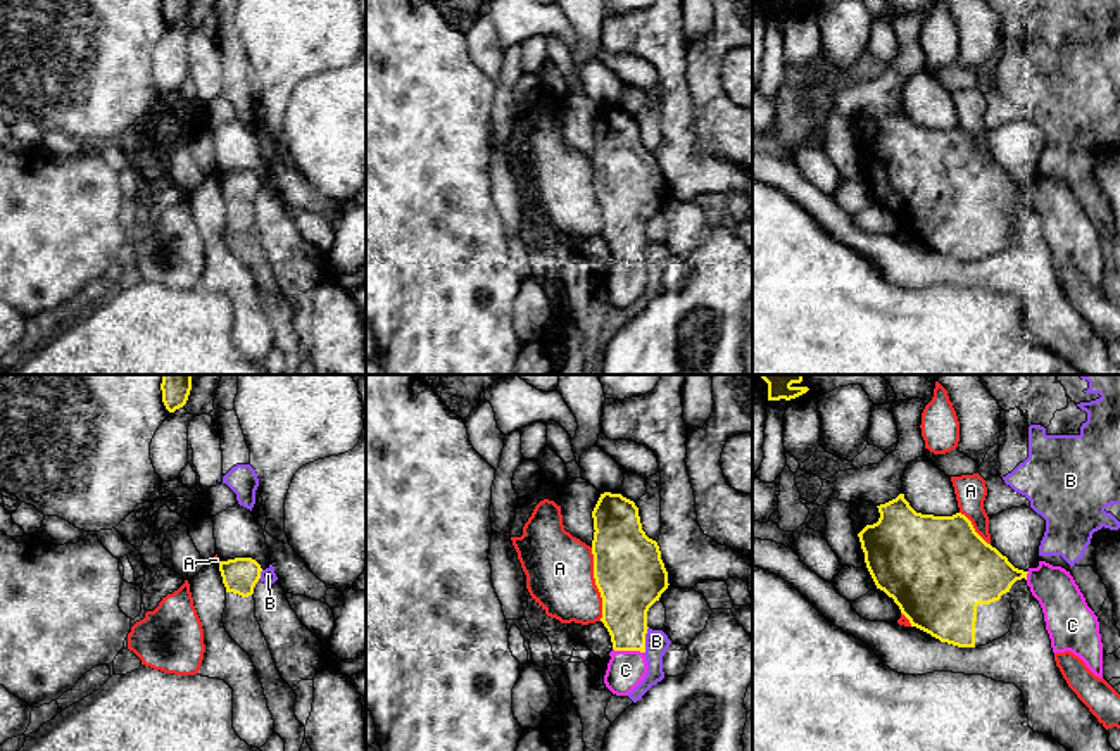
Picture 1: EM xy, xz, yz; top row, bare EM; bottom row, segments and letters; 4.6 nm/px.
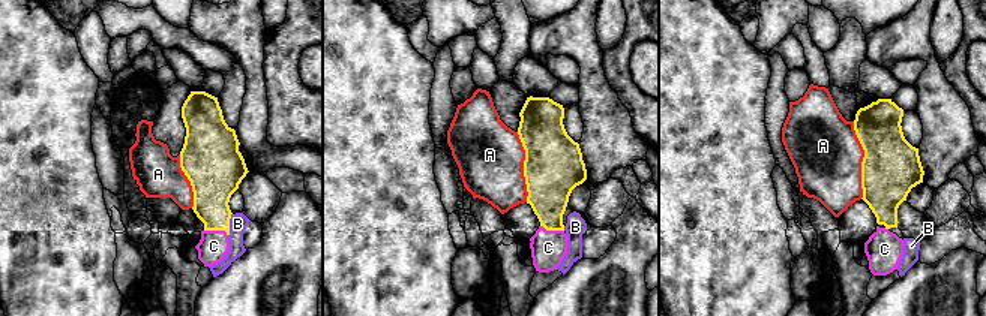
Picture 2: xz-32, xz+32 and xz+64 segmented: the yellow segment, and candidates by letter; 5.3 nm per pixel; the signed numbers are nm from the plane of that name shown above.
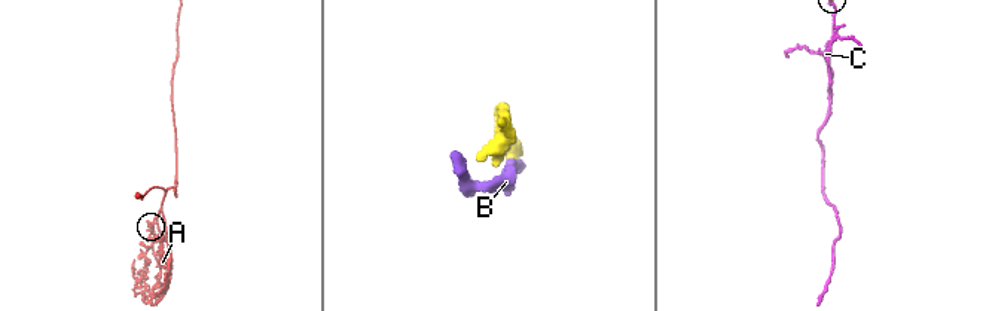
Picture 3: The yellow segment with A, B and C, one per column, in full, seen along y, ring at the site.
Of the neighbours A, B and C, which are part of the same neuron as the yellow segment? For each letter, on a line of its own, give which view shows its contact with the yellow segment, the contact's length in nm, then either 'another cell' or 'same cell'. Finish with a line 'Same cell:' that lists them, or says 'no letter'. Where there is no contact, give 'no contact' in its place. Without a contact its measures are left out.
A: xz | 340 nm | another cell
B: xz | 130 nm | another cell
C: xz | 150 nm | same cell
Same cell: C

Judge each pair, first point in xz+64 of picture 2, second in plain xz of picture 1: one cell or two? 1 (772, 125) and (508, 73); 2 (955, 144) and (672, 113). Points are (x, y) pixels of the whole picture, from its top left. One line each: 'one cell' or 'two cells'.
1: one cell
2: one cell

